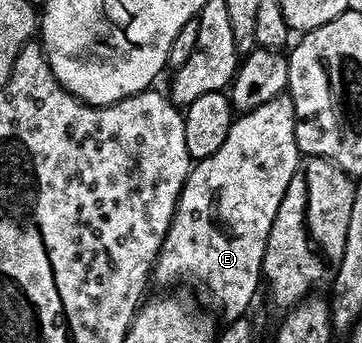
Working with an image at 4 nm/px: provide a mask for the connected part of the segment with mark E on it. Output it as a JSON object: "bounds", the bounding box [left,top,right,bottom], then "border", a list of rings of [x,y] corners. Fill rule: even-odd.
{"bounds":[153,95,301,318],"border":[[[290,95],[278,96],[269,102],[265,102],[265,106],[257,106],[257,110],[236,115],[231,121],[231,129],[225,138],[225,142],[221,142],[221,150],[217,150],[217,154],[213,154],[209,158],[198,161],[192,167],[189,175],[187,175],[187,181],[181,190],[179,201],[175,207],[175,217],[165,234],[159,256],[155,260],[153,269],[154,283],[200,284],[211,295],[212,302],[223,307],[224,317],[234,318],[244,315],[248,311],[246,308],[250,306],[251,299],[255,296],[255,291],[258,288],[260,291],[261,277],[263,275],[263,255],[265,254],[265,246],[269,238],[269,230],[273,226],[273,218],[277,214],[277,206],[281,206],[281,198],[285,198],[285,190],[289,186],[293,174],[299,169],[300,159],[301,153],[297,146],[297,134],[295,133],[295,111],[293,110],[293,102]]]}

